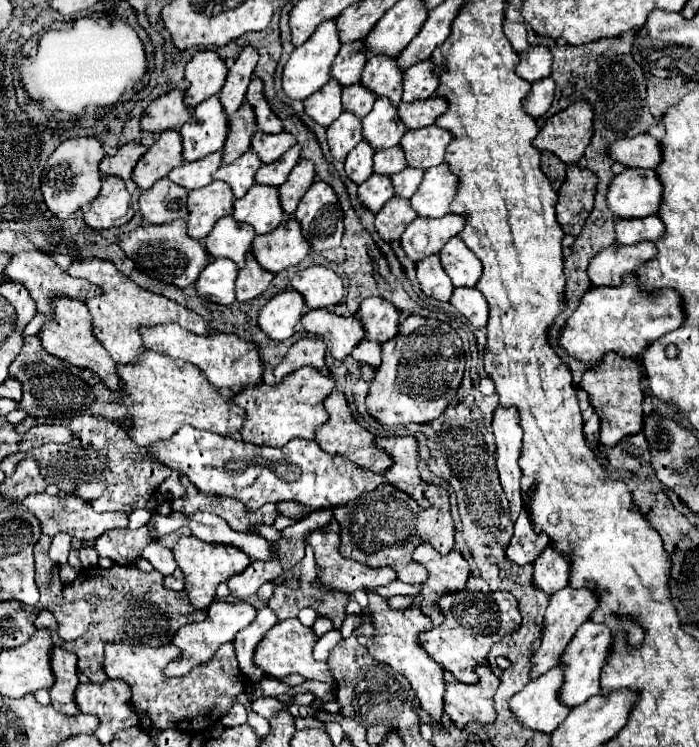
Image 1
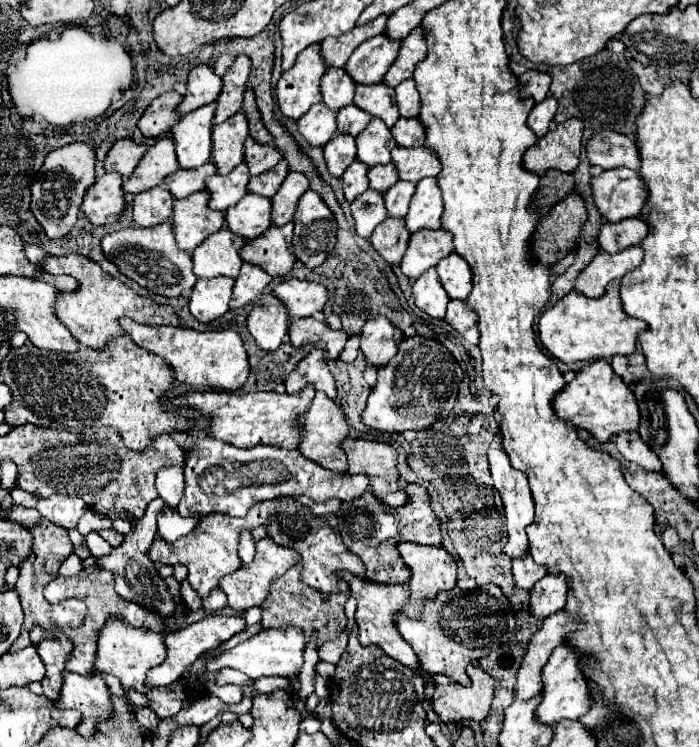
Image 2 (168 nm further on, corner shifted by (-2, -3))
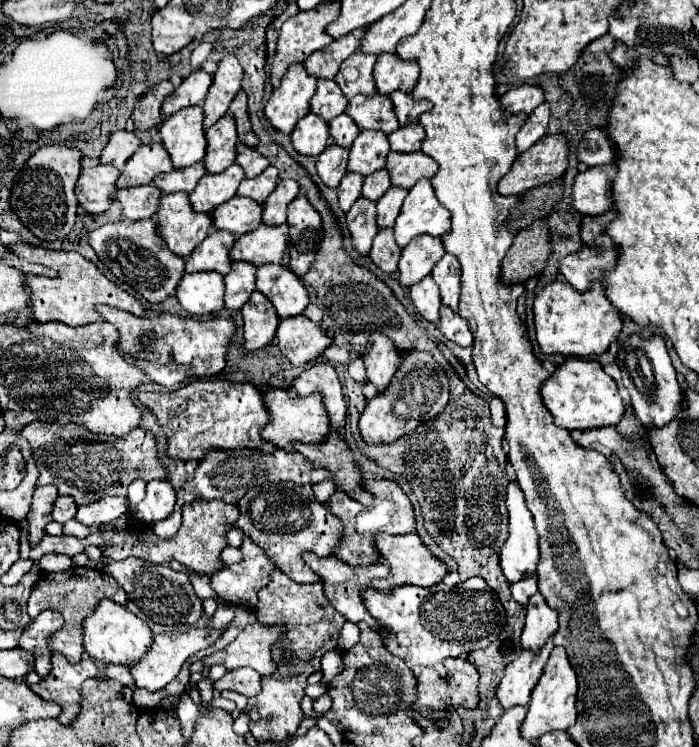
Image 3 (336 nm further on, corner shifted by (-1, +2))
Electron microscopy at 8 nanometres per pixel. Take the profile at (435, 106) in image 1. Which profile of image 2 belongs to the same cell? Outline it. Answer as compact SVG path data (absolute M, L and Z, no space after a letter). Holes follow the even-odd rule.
M400 118L392 128L392 136L394 136L396 144L404 146L404 148L422 146L424 138L426 138L424 126L418 118Z

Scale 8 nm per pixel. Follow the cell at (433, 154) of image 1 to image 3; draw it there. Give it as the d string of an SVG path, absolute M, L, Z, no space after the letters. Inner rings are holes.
M391 151L387 155L387 171L391 173L393 185L411 189L421 177L433 177L437 173L437 163L421 151L415 153Z

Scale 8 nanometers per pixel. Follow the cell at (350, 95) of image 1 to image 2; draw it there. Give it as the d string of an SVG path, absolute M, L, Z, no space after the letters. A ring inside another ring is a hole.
M354 104L342 108L336 116L336 124L338 124L338 132L340 134L350 134L350 136L358 136L370 122L370 114L358 110Z

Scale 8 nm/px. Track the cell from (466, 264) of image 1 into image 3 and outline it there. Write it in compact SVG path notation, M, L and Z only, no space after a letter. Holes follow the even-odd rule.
M445 253L441 261L433 267L433 279L437 287L441 289L441 299L445 305L457 311L459 305L459 293L461 293L461 267L453 253Z

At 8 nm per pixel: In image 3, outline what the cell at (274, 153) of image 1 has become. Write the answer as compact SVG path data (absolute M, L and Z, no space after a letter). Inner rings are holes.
M243 143L237 145L237 163L245 169L247 177L257 177L269 165L269 161L261 153L257 153L257 149Z

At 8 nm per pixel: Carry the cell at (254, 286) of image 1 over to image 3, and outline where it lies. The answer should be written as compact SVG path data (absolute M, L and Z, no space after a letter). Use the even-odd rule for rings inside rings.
M233 261L233 269L225 279L225 307L227 309L241 309L249 295L255 291L257 267L245 261Z

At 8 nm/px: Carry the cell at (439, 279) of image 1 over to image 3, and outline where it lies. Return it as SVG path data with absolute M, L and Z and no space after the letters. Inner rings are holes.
M431 275L423 277L419 283L411 287L411 299L417 307L417 311L431 323L437 323L439 307L441 307L441 295L437 293L437 285Z

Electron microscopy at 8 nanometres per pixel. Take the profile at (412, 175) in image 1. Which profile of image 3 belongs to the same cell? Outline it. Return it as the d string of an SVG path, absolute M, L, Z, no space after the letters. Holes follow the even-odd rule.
M391 187L377 203L377 225L379 227L393 227L395 219L399 215L399 209L403 205L403 199L407 197L407 189L403 187Z

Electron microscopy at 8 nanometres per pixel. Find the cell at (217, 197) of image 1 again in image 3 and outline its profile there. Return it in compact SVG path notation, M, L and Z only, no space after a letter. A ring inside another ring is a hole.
M183 191L163 195L155 219L167 247L183 259L187 259L213 229L211 215L193 211L189 193Z

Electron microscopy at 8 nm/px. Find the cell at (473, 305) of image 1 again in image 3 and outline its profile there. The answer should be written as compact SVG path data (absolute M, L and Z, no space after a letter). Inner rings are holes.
M441 305L439 329L449 341L455 341L461 347L471 347L471 343L473 343L473 333L471 333L467 321L459 313L455 313L453 309L449 309L445 305Z

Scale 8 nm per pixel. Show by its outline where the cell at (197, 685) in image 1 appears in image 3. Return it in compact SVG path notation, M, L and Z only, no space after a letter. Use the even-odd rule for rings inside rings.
M103 599L97 605L95 613L91 613L83 621L83 627L85 627L85 651L89 653L91 659L103 663L133 667L147 655L153 643L151 627L145 621L141 621L137 615L133 615L129 609L117 605L113 599Z

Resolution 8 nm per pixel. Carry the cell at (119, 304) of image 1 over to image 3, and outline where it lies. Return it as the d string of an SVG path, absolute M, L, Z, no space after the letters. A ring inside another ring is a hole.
M15 243L9 245L9 249L13 249L13 253L17 253L19 257L31 261L31 263L41 263L49 269L59 271L59 277L51 279L51 277L39 277L39 275L27 275L25 281L33 293L33 311L37 321L45 323L45 321L59 321L65 323L69 327L83 327L95 321L103 321L103 317L97 313L95 305L107 303L113 305L117 309L125 309L133 315L145 315L145 307L127 291L123 291L119 285L115 285L111 279L107 279L95 263L87 261L85 257L81 257L75 251L51 251L51 249L43 249L43 247L33 247L29 243Z

